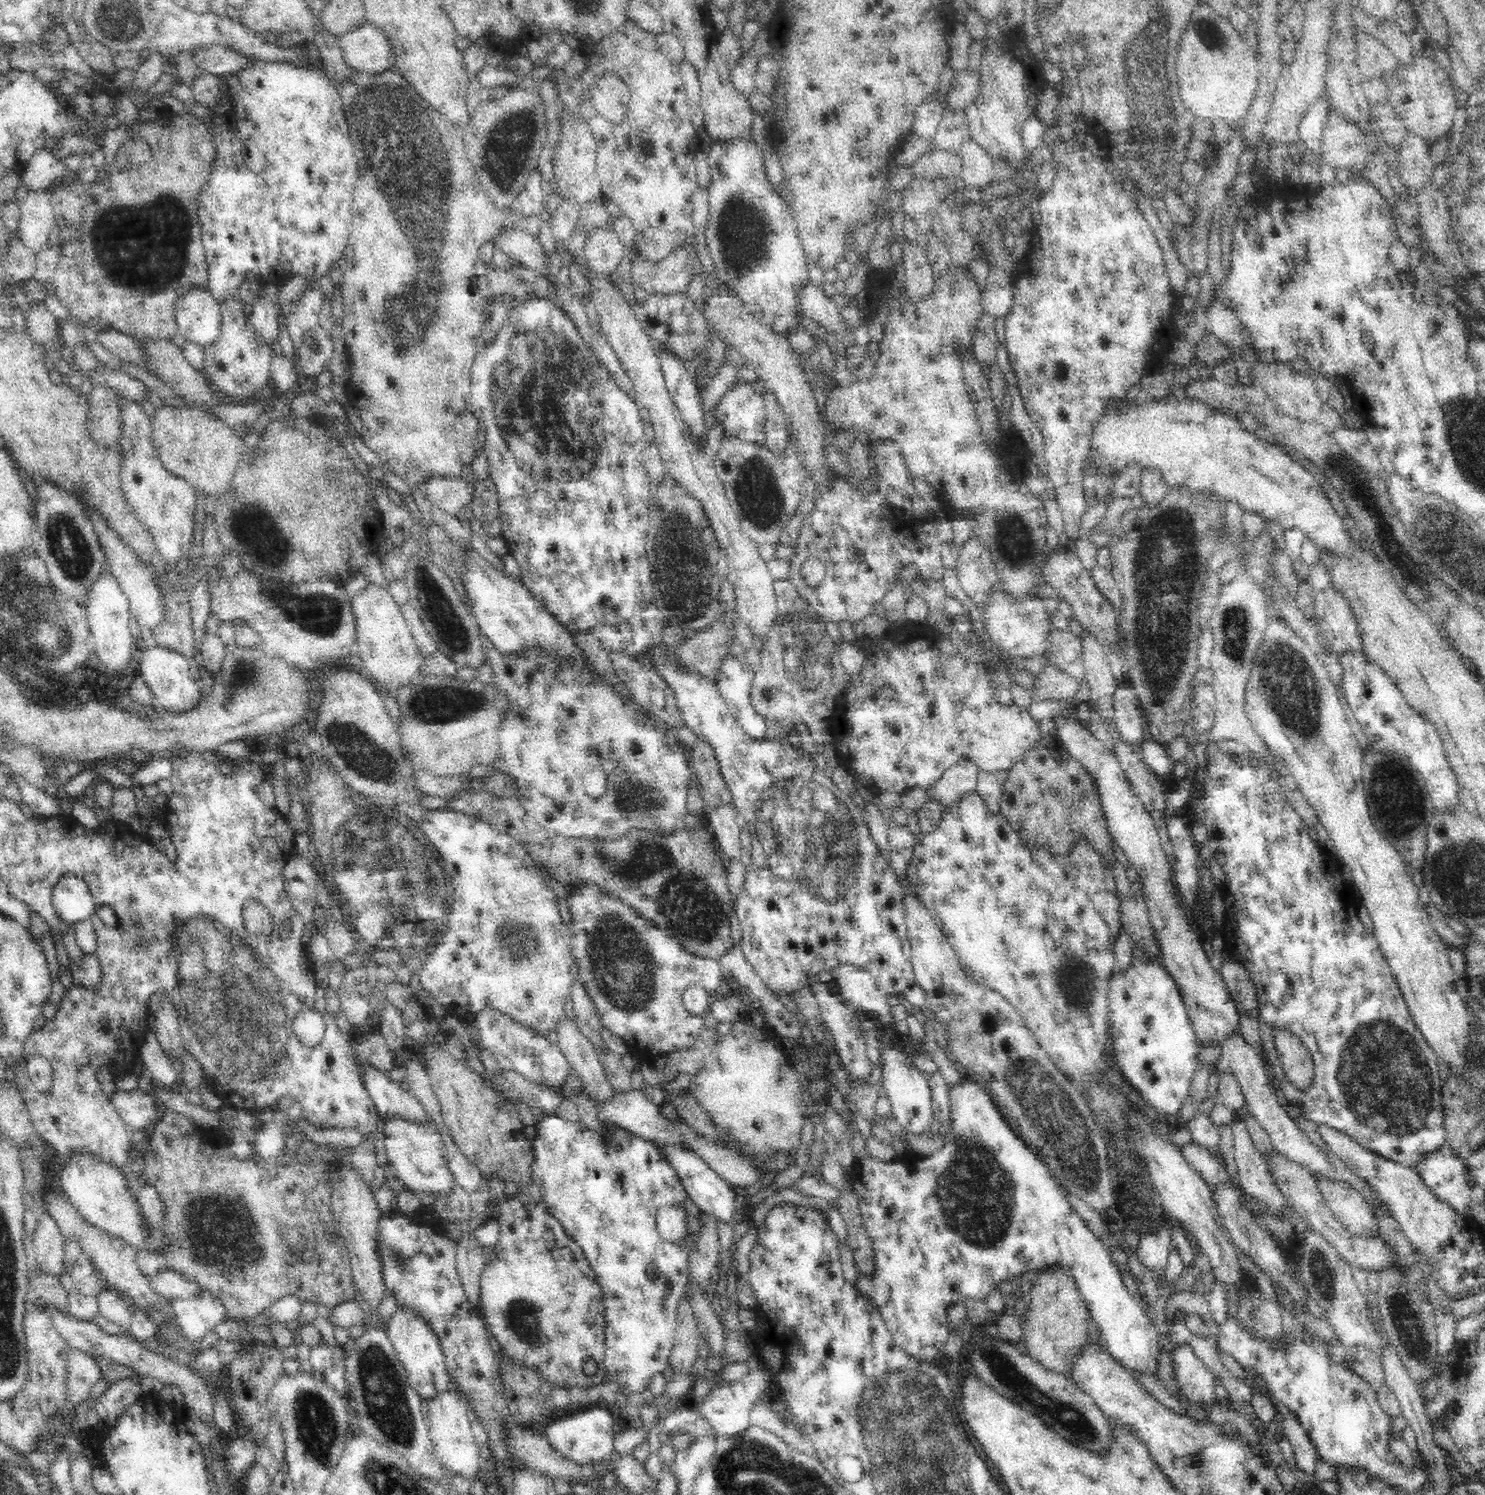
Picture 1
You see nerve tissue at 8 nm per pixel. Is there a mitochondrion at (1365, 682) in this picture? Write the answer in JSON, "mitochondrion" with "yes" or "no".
{"mitochondrion":"no"}

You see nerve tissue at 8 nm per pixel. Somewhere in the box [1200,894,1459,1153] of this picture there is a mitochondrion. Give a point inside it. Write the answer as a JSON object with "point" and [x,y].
{"point":[1394,1090]}

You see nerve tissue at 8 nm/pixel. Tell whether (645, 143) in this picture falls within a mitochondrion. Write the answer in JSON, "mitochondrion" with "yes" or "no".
{"mitochondrion":"yes"}

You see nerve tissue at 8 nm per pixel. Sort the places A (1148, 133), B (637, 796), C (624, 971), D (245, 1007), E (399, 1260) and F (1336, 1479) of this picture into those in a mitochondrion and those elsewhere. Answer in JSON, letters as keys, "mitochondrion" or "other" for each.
{"A":"mitochondrion","B":"mitochondrion","C":"mitochondrion","D":"mitochondrion","E":"mitochondrion","F":"other"}

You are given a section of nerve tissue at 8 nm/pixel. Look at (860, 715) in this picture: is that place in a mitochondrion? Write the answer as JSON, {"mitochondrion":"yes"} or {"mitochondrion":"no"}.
{"mitochondrion":"no"}

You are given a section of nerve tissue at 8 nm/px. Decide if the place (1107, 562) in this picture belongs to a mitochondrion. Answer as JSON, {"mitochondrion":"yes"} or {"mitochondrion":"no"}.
{"mitochondrion":"no"}

